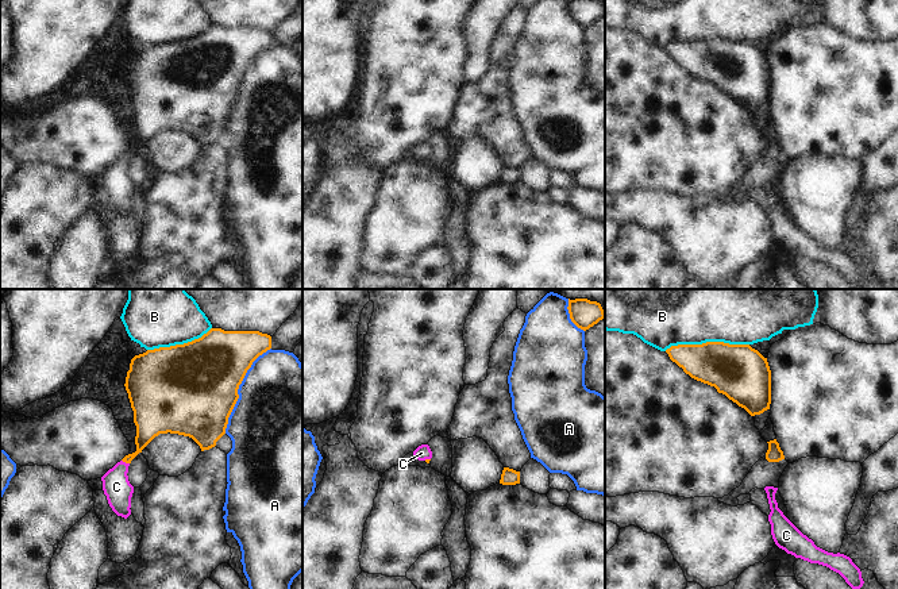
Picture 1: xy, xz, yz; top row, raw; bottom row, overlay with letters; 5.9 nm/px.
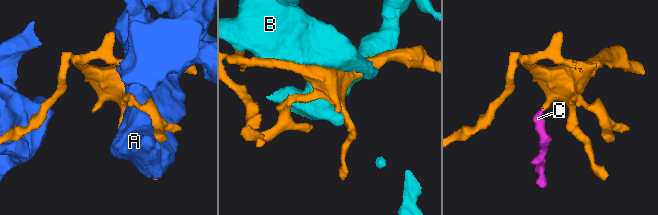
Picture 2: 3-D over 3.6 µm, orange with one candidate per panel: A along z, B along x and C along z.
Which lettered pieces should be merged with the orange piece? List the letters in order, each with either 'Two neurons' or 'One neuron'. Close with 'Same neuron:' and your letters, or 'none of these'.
A: Two neurons
B: Two neurons
C: One neuron
Same neuron: C

